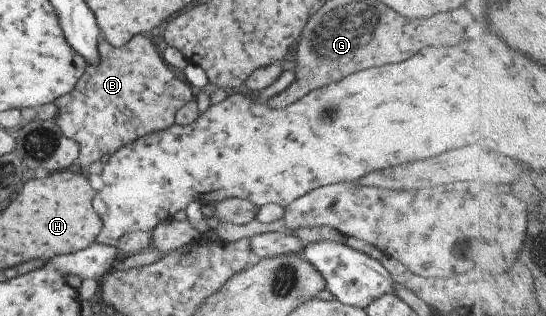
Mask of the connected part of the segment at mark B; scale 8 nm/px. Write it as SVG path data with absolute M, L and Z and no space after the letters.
M136 34L120 47L112 47L99 35L97 54L99 60L85 64L84 75L71 93L53 101L57 111L53 122L64 137L78 144L75 161L84 171L92 162L106 159L106 155L112 155L136 138L165 130L173 124L176 110L194 99L195 94L187 81L178 80L168 69L148 35Z

